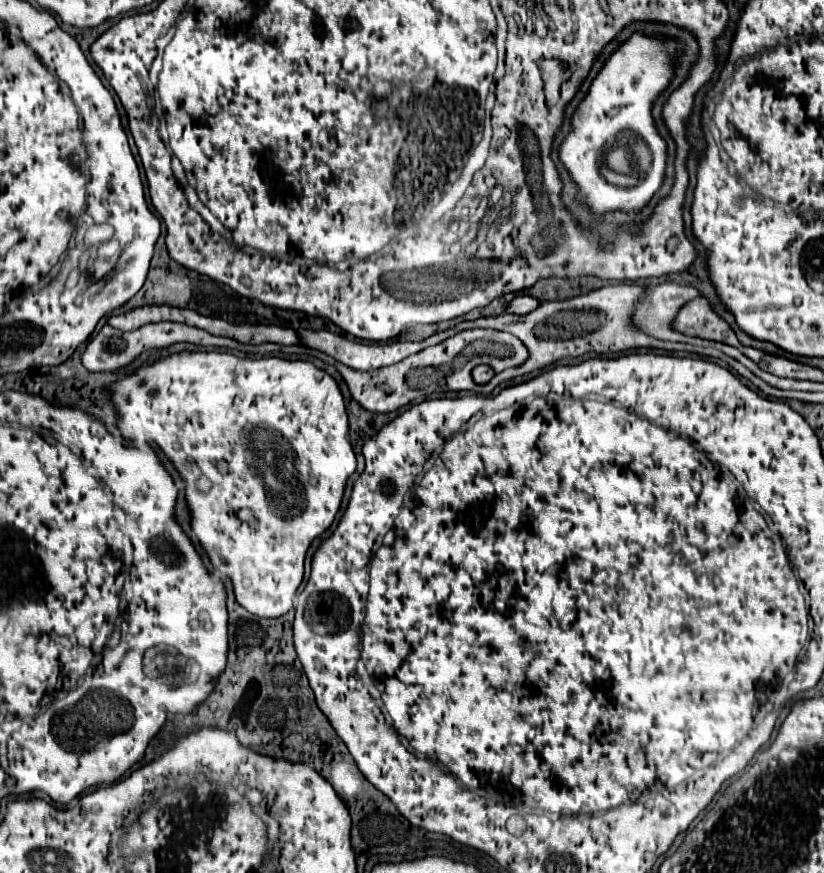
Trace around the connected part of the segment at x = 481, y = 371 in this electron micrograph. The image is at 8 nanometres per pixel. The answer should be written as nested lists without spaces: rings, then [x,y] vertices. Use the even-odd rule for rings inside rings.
[[[476,366],[476,368],[472,370],[472,376],[474,376],[474,382],[476,382],[476,384],[486,384],[486,382],[490,382],[490,378],[494,376],[494,370],[492,370],[490,366]]]

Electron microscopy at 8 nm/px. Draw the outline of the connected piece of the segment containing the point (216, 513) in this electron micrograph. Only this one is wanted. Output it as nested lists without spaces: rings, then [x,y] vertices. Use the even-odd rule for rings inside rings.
[[[180,352],[136,370],[112,384],[110,390],[120,414],[122,438],[154,442],[186,478],[192,530],[214,568],[230,576],[236,600],[260,618],[286,614],[304,576],[306,552],[334,522],[346,480],[356,470],[348,416],[334,378],[300,360],[250,360],[220,352]],[[198,476],[208,476],[212,482],[208,492],[198,490]],[[242,508],[254,512],[246,522],[232,516]]]

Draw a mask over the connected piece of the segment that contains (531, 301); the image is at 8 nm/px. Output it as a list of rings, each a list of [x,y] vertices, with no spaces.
[[[516,296],[516,298],[510,302],[510,306],[508,306],[506,312],[512,312],[512,314],[528,314],[528,312],[532,312],[538,304],[540,304],[540,302],[538,302],[534,296]]]

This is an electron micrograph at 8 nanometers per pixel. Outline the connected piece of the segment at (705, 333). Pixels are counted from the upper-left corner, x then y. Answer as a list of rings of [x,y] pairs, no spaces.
[[[694,298],[686,302],[686,306],[682,306],[672,320],[672,328],[686,336],[698,336],[738,348],[738,340],[732,328],[710,310],[708,300],[704,298]]]

